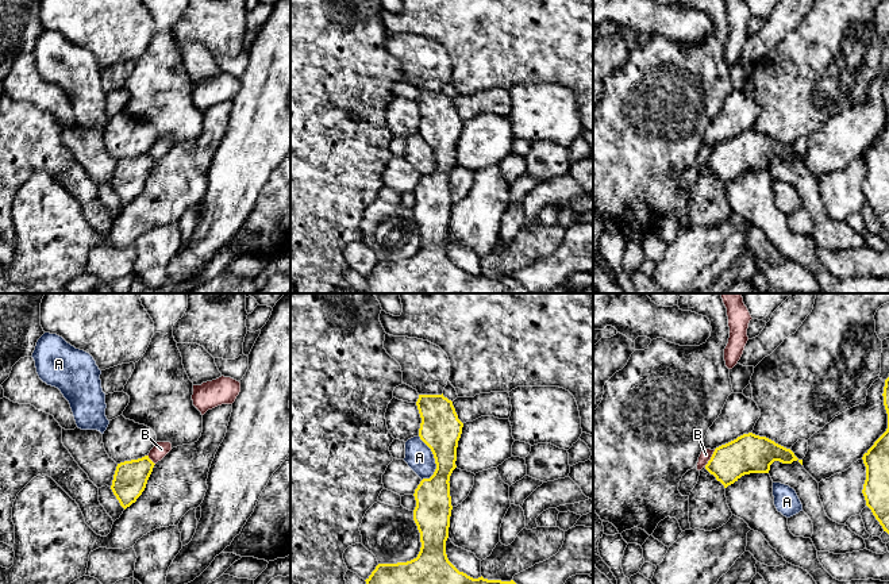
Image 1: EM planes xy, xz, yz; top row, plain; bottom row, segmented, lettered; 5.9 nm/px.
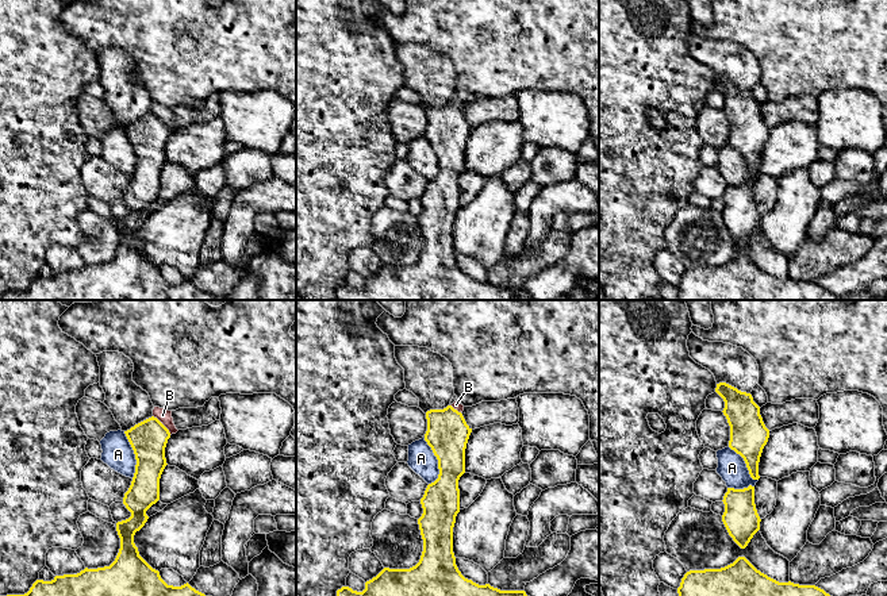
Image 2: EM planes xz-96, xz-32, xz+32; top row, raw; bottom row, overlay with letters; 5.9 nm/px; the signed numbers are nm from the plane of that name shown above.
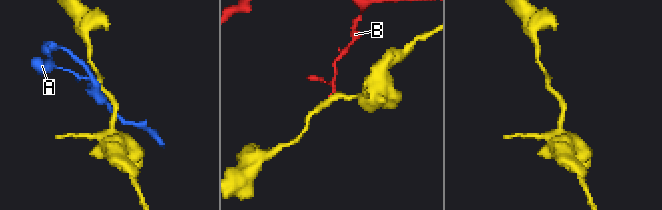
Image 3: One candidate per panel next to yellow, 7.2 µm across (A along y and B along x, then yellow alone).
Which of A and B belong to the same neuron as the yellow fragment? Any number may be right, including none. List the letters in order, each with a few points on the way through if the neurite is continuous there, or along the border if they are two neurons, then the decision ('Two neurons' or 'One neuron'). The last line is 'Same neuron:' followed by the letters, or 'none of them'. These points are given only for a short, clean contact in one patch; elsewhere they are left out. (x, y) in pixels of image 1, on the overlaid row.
A: Boundary: xz (418, 435), (430, 449), (435, 464), (435, 471), (422, 480). Two neurons
B: Boundary: yz (715, 449), (704, 467). Two neurons
Same neuron: none of them

